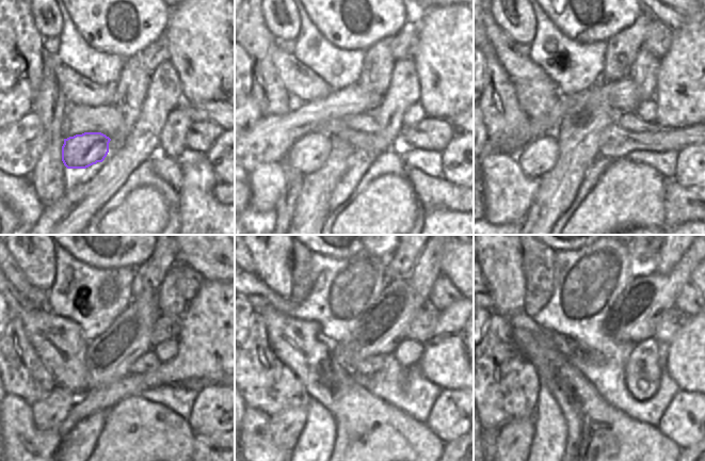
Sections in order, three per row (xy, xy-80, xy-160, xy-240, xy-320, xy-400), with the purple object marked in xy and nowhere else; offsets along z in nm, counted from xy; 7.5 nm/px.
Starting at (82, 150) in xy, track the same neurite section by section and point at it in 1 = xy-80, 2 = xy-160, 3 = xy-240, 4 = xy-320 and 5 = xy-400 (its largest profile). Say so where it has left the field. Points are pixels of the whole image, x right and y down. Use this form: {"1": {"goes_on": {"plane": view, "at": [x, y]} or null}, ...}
{"1": {"goes_on": {"plane": "xy-80", "at": [307, 154]}}, "2": {"goes_on": {"plane": "xy-160", "at": [539, 156]}}, "3": {"goes_on": {"plane": "xy-240", "at": [50, 412]}}, "4": {"goes_on": {"plane": "xy-320", "at": [285, 427]}}, "5": {"goes_on": {"plane": "xy-400", "at": [512, 445]}}}

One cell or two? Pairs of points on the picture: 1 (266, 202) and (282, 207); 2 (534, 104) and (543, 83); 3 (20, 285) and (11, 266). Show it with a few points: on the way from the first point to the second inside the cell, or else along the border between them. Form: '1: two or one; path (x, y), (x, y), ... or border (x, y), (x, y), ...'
1: two; border (285, 181), (285, 188), (274, 208)
2: two; border (516, 82), (525, 82), (543, 93), (556, 94)
3: one; path (19, 281), (12, 270)

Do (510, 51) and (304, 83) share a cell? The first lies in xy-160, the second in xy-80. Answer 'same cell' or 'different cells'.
same cell

